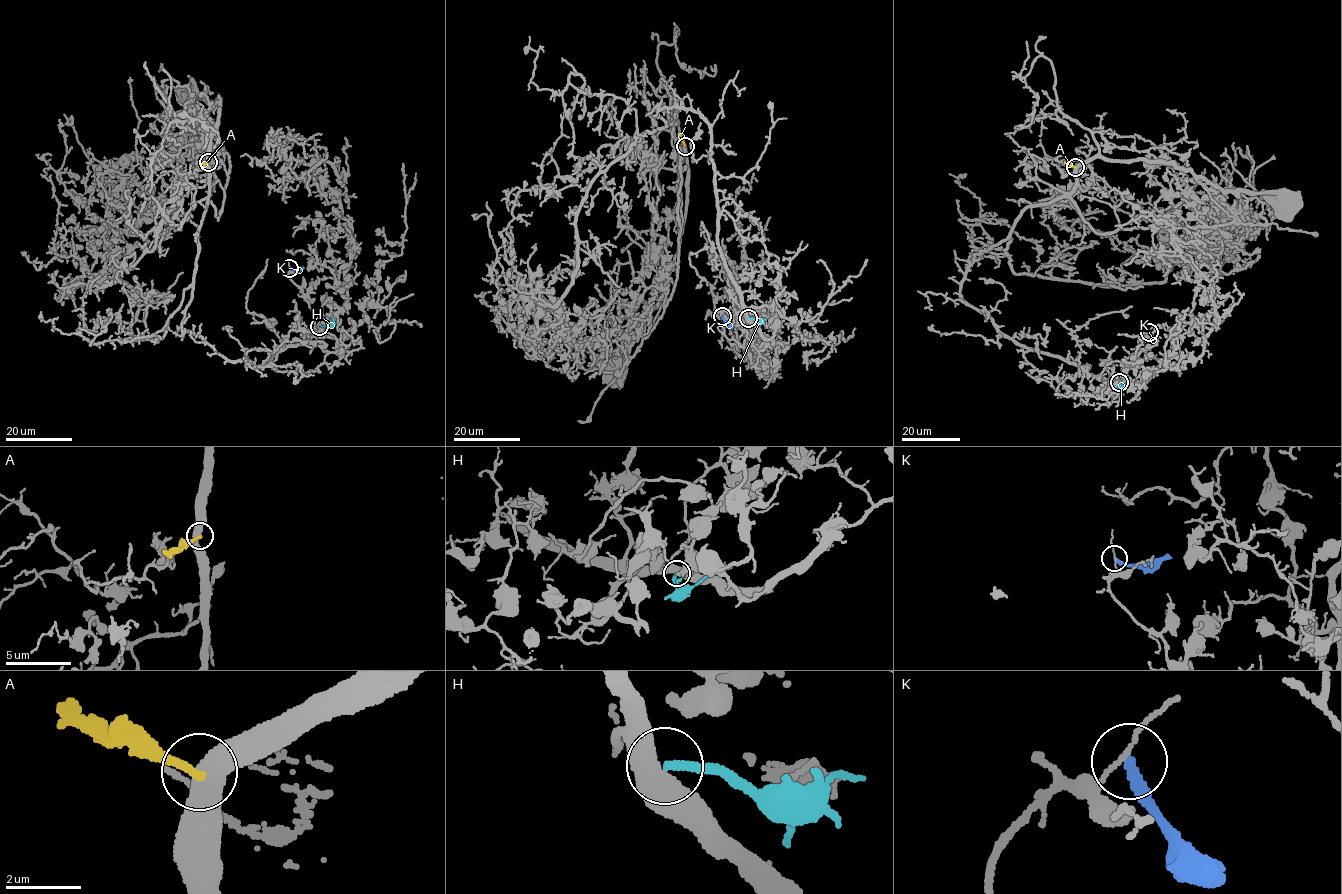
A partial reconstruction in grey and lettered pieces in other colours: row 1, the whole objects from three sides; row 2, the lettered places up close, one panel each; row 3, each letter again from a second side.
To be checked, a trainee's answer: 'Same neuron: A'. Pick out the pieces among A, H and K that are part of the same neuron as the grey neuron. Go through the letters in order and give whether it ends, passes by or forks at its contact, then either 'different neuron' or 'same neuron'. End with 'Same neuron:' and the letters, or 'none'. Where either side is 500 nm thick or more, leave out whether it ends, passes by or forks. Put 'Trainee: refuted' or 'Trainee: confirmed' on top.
Trainee: refuted
A: it ends | different neuron
H: different neuron
K: it ends | different neuron
Same neuron: none

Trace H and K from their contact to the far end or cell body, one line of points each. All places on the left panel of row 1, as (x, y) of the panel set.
H: (320, 326), (331, 325), (336, 318)
K: (289, 268), (304, 268)

